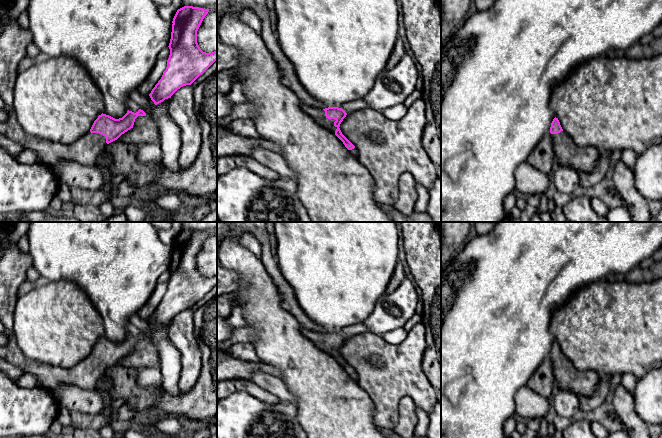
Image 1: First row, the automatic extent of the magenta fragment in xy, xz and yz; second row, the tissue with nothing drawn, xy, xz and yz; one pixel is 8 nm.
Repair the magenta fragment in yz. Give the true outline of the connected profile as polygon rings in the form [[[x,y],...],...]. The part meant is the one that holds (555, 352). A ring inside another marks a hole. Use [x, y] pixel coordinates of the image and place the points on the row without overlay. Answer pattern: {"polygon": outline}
{"polygon": [[[554,342],[550,357],[553,366],[555,388],[573,394],[590,395],[594,391],[600,376],[594,371],[579,371],[563,355],[558,342]]]}

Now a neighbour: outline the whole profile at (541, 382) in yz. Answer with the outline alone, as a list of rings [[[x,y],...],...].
[[[550,355],[545,357],[534,371],[526,386],[542,397],[549,397],[554,394],[556,388]]]

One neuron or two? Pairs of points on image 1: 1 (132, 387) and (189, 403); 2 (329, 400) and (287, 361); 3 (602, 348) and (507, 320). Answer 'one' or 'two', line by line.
1: one
2: one
3: two

